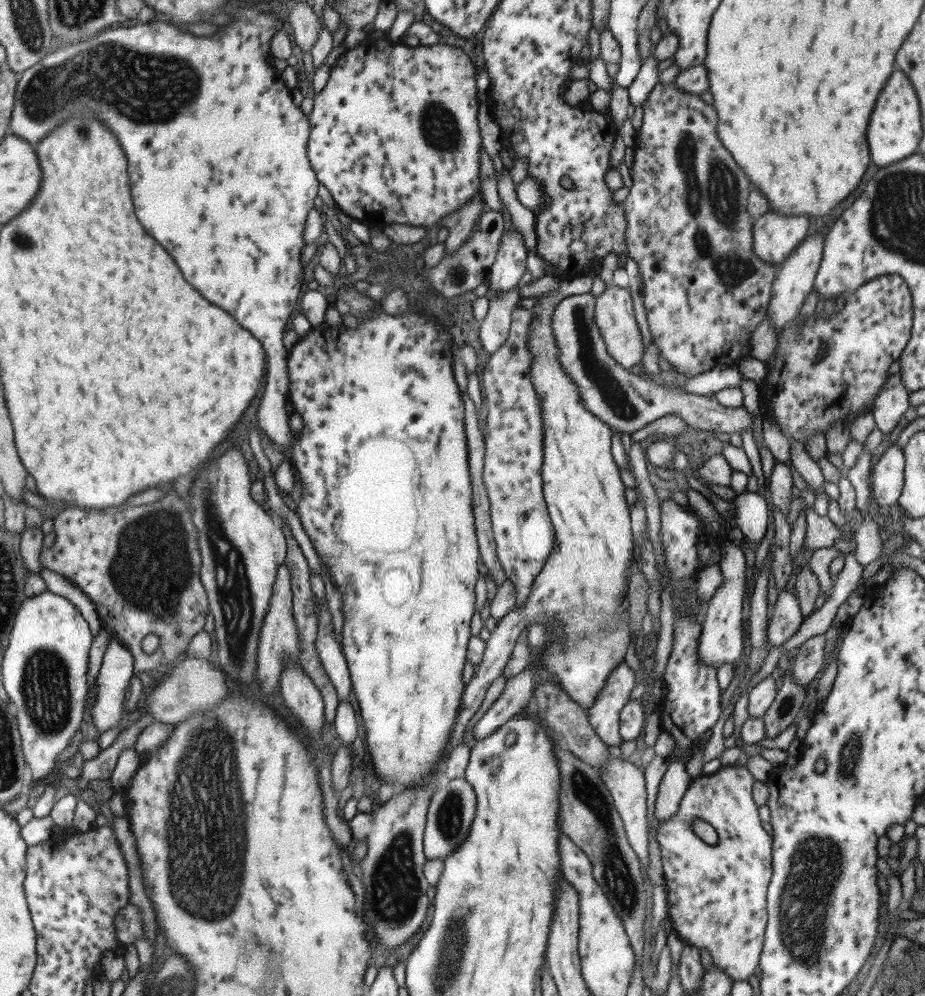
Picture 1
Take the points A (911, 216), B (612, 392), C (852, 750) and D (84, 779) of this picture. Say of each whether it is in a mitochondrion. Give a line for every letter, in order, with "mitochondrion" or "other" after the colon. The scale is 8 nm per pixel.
A: mitochondrion
B: mitochondrion
C: mitochondrion
D: other

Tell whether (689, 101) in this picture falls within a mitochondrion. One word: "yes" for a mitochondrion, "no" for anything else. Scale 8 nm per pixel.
no

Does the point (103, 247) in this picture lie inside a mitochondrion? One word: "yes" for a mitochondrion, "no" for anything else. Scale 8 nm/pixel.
no

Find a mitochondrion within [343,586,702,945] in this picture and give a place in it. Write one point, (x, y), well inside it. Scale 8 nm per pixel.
(394, 892)

